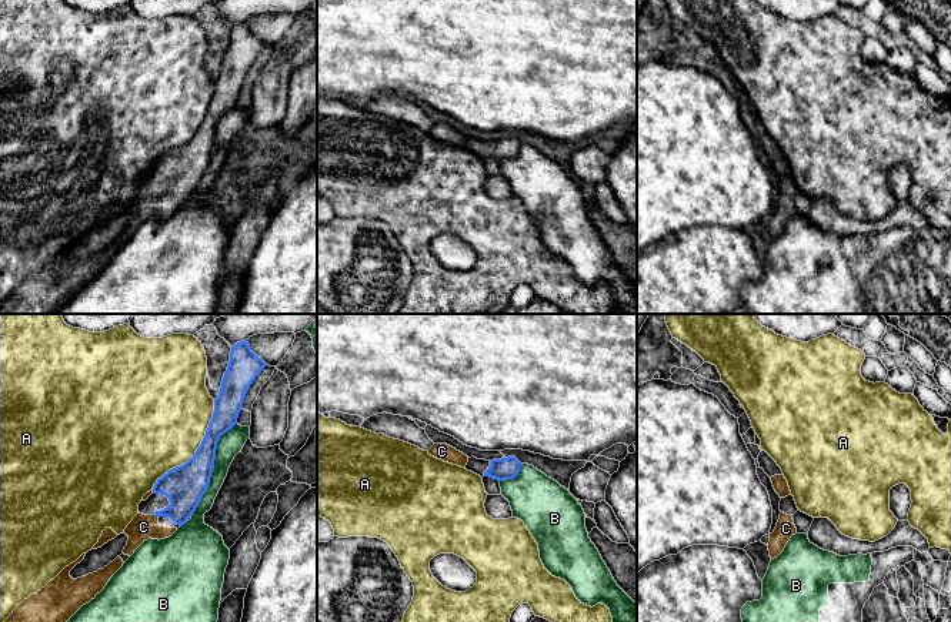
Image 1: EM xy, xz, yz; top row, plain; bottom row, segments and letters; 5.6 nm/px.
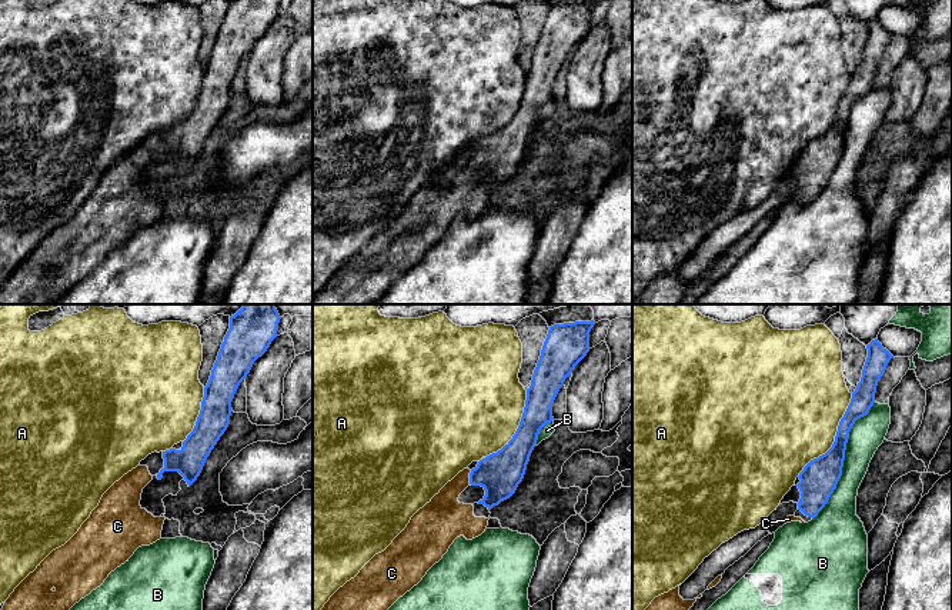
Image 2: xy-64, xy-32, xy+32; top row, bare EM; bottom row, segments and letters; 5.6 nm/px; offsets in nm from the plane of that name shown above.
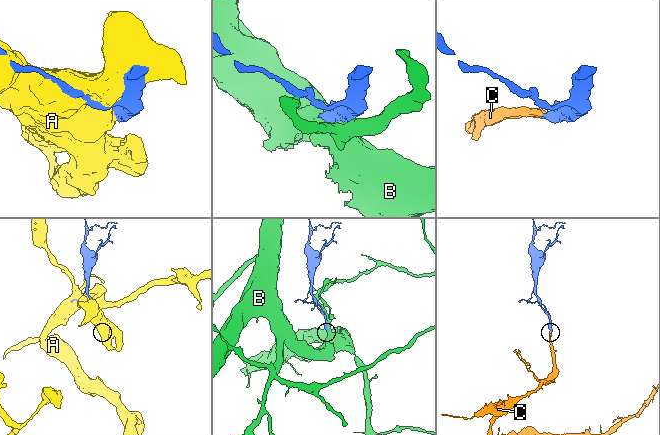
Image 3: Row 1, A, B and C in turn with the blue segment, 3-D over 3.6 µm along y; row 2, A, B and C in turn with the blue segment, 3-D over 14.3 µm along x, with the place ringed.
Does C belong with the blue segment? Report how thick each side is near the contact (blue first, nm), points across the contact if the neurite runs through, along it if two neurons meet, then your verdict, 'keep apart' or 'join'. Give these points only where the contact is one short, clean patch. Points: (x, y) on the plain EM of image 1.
calibres 240 and 140 nm; way xy (184, 166), (184, 176), (156, 196), (143, 207); join

